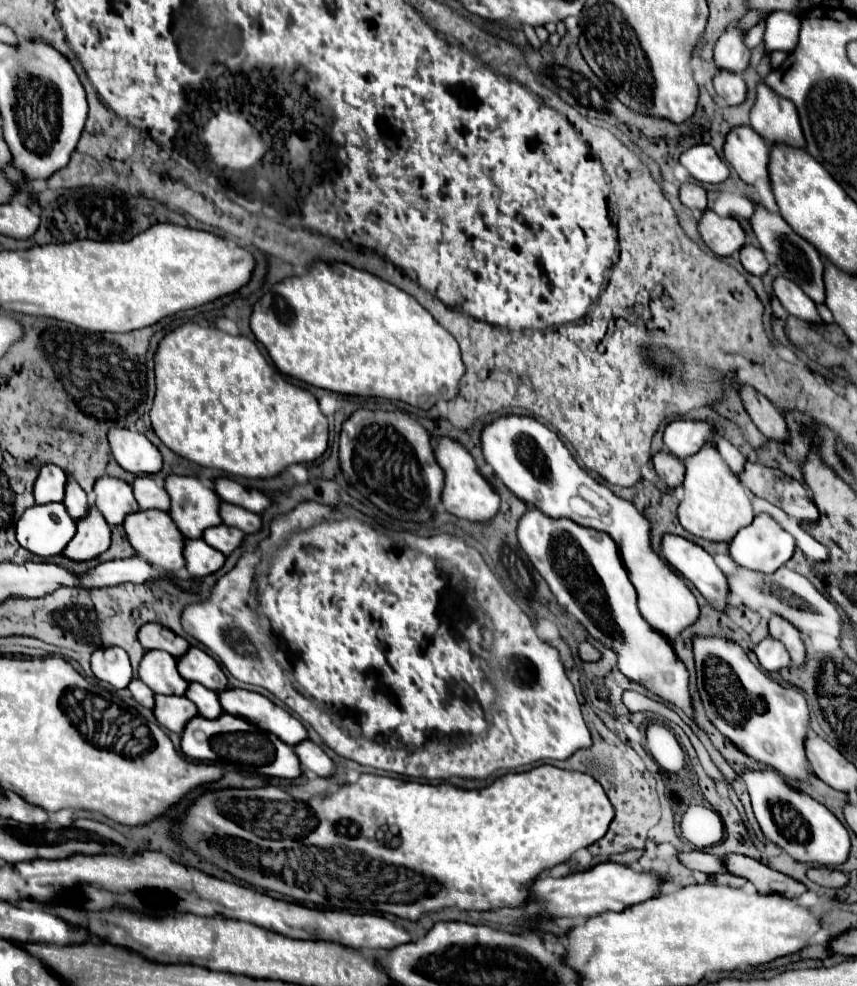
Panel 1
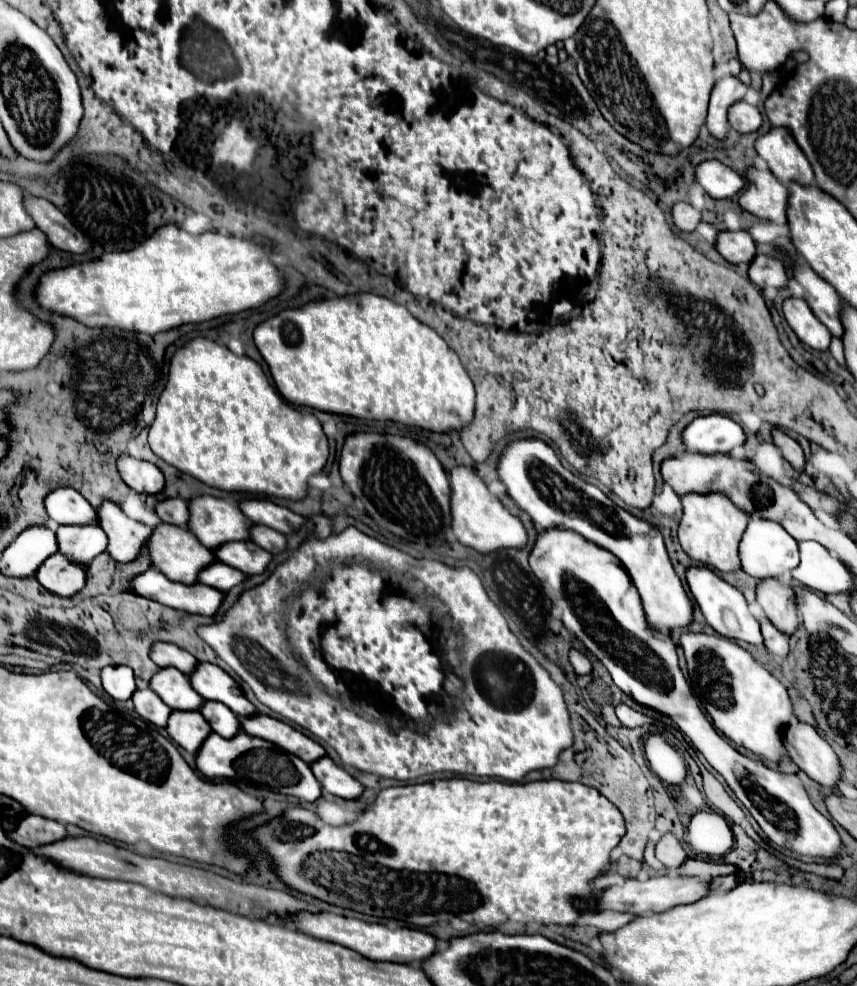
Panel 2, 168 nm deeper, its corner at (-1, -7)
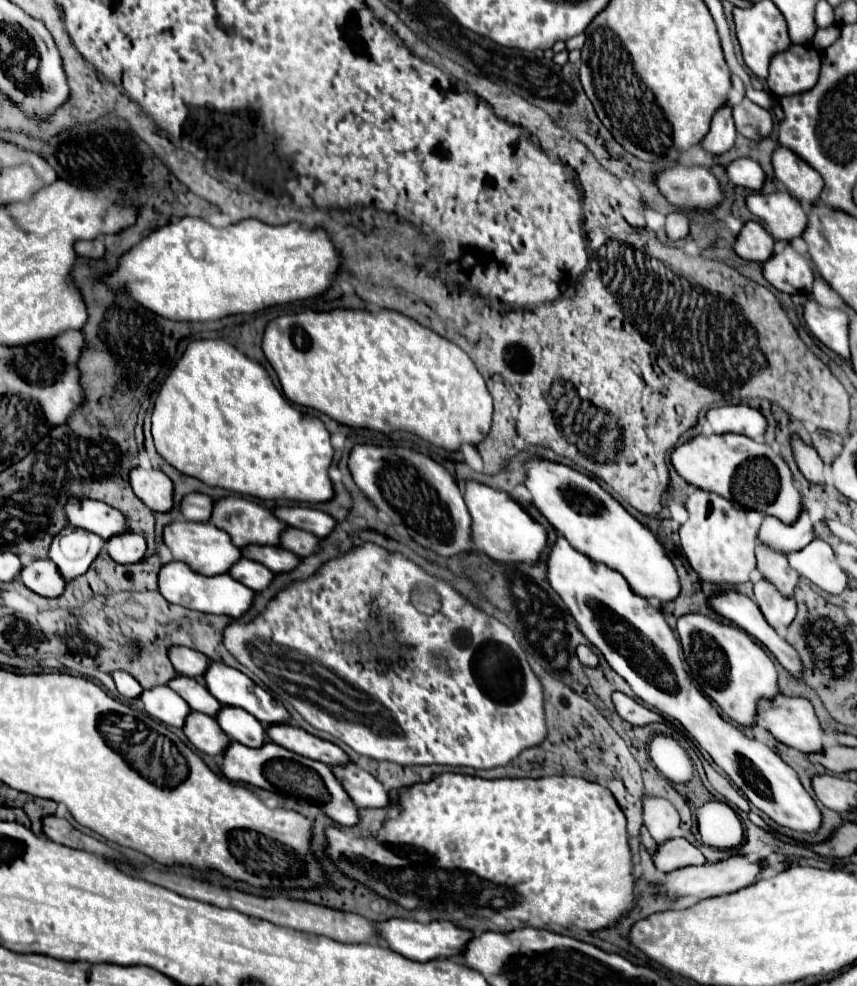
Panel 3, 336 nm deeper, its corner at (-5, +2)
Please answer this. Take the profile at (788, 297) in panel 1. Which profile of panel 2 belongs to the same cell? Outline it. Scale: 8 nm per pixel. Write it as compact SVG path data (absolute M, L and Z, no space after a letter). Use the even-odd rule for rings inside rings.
M786 298L784 300L784 318L796 336L814 350L828 350L830 346L830 330L812 314L808 304L802 298Z

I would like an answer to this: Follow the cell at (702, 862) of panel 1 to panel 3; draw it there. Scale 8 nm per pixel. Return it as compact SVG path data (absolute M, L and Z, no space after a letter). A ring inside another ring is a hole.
M646 795L642 801L642 817L644 827L650 831L658 845L672 839L676 835L676 829L680 829L680 817L674 805L662 797Z

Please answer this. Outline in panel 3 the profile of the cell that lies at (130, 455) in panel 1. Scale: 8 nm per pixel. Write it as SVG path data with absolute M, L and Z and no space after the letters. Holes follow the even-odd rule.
M136 467L130 471L130 483L136 497L152 511L168 513L174 505L174 491L172 481L158 469L146 471Z

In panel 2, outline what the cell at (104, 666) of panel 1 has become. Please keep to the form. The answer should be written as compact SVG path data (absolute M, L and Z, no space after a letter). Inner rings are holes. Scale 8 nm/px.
M106 666L102 670L102 686L114 700L128 700L134 690L134 674L128 666Z

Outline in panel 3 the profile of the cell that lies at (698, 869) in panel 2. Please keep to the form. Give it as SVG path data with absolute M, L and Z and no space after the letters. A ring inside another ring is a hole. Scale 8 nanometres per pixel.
M674 837L674 839L664 841L664 845L658 845L652 859L654 859L656 869L660 869L664 873L670 873L670 871L676 871L676 869L688 867L688 865L706 863L700 849L694 847L690 841L686 841L684 837Z

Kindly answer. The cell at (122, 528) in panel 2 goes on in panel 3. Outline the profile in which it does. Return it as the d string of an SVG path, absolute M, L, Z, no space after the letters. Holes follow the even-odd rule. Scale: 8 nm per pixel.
M126 531L108 541L108 555L116 563L138 563L144 557L146 541L138 531Z

